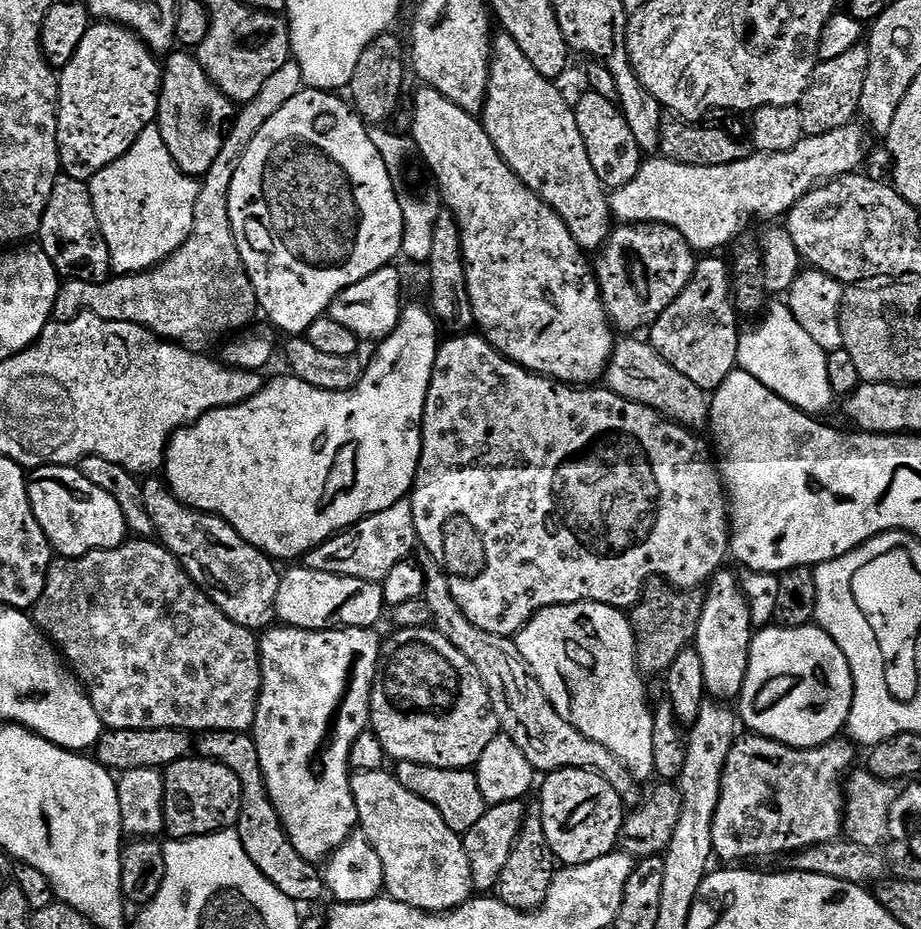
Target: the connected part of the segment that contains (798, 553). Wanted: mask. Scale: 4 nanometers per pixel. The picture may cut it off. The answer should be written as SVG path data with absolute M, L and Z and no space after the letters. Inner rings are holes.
M743 370L732 371L731 374L710 396L710 425L714 452L719 463L723 465L722 476L726 481L726 491L730 501L730 552L740 564L745 564L752 572L773 572L779 574L791 568L817 566L828 560L838 559L865 544L870 538L888 532L888 434L874 432L839 432L828 424L819 424L815 415L802 412L792 404L788 404L778 394L771 392L758 378L754 378Z

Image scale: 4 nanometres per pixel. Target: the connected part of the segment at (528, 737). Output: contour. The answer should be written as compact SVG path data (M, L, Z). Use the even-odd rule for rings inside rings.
M429 563L426 571L428 578L423 600L428 602L433 610L432 624L436 631L441 632L451 644L458 646L458 650L462 650L462 654L466 654L466 658L470 658L470 662L478 669L481 678L484 679L484 683L488 685L492 693L492 709L498 714L501 729L519 746L522 754L526 754L526 758L532 763L533 769L537 773L547 774L557 772L559 768L586 768L590 772L598 772L606 779L615 781L617 779L616 768L618 769L616 755L610 750L606 750L606 746L598 746L598 742L586 738L577 728L570 726L559 716L552 703L546 698L542 686L536 681L532 667L520 657L515 639L490 634L486 630L474 626L474 622L470 622L470 618L466 618L466 614L458 606L458 602L450 590L448 573L445 572L441 564Z

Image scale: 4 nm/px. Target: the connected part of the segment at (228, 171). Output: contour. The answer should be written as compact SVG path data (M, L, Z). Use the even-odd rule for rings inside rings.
M289 60L278 72L268 78L268 81L258 96L247 101L241 108L242 112L237 113L233 124L231 125L230 134L225 135L222 150L216 156L214 163L211 164L210 170L203 177L201 191L205 194L229 194L233 184L233 178L238 172L240 159L244 156L249 148L250 142L253 141L254 135L258 134L262 126L266 124L288 102L291 98L303 91L305 85L304 72L301 69L299 61Z

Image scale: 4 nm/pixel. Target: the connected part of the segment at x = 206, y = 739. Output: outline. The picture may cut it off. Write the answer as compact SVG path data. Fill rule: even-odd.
M218 730L217 732L205 732L199 737L198 752L201 757L215 758L225 764L238 778L244 787L244 805L240 811L238 831L242 838L242 846L246 854L262 870L264 877L282 894L286 894L291 900L303 902L303 900L316 900L320 895L325 895L324 878L321 869L313 861L302 858L298 850L288 841L288 835L284 832L284 826L280 823L280 815L277 814L272 799L268 796L268 787L264 784L264 772L258 762L258 746L248 732L231 732L230 730Z

